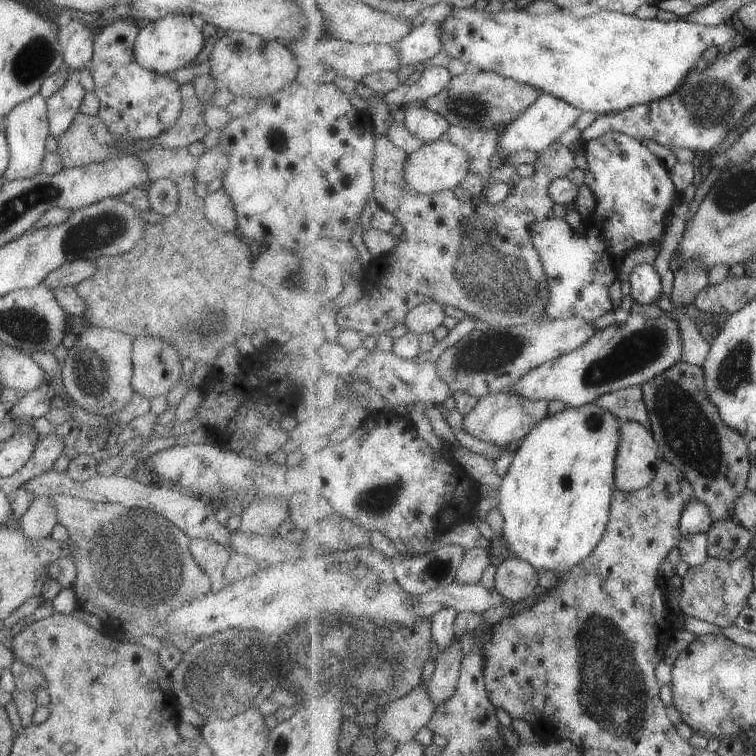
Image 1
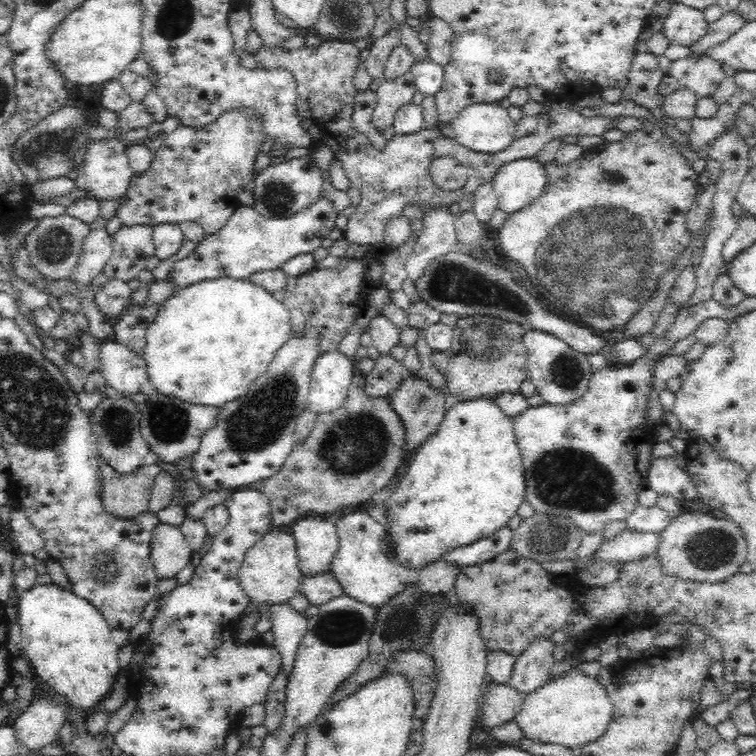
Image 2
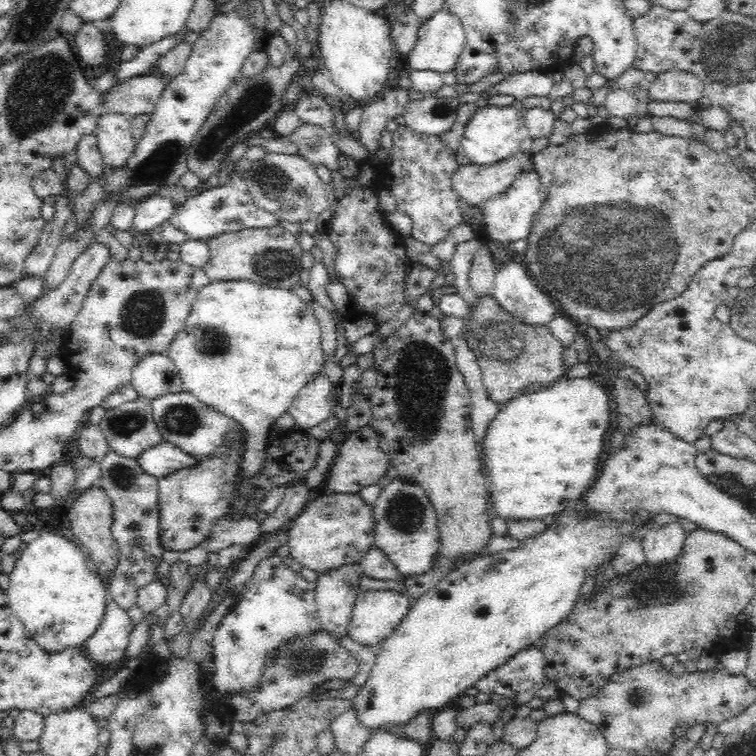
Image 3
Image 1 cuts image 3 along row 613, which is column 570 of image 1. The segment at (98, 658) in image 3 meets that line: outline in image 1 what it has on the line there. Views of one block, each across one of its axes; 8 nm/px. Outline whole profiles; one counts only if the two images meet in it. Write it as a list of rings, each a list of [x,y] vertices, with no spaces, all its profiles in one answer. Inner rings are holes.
[[[544,93],[525,113],[501,129],[499,147],[509,156],[517,154],[521,150],[531,150],[540,154],[549,148],[563,132],[567,132],[569,128],[575,126],[581,116],[583,116],[581,109],[552,94]]]

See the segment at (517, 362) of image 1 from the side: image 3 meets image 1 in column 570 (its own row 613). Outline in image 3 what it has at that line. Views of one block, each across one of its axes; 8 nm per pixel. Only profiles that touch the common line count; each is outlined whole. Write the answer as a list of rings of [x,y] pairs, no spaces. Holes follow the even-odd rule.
[[[348,564],[322,573],[315,581],[322,631],[337,638],[348,635],[355,600],[361,591],[359,574],[358,566]]]

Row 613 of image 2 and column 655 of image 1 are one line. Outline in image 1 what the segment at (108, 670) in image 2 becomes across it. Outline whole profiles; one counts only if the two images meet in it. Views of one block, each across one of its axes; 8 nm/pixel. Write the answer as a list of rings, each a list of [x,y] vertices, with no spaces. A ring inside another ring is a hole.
[[[456,8],[441,26],[443,50],[464,63],[469,70],[496,72],[505,78],[540,88],[583,112],[591,111],[599,115],[622,113],[633,106],[671,98],[686,85],[691,70],[702,65],[701,55],[705,50],[713,46],[718,48],[735,36],[735,26],[728,22],[715,26],[687,22],[681,18],[664,22],[617,11],[603,11],[579,18],[561,8],[549,15],[529,13],[527,10],[487,14],[485,9]]]

